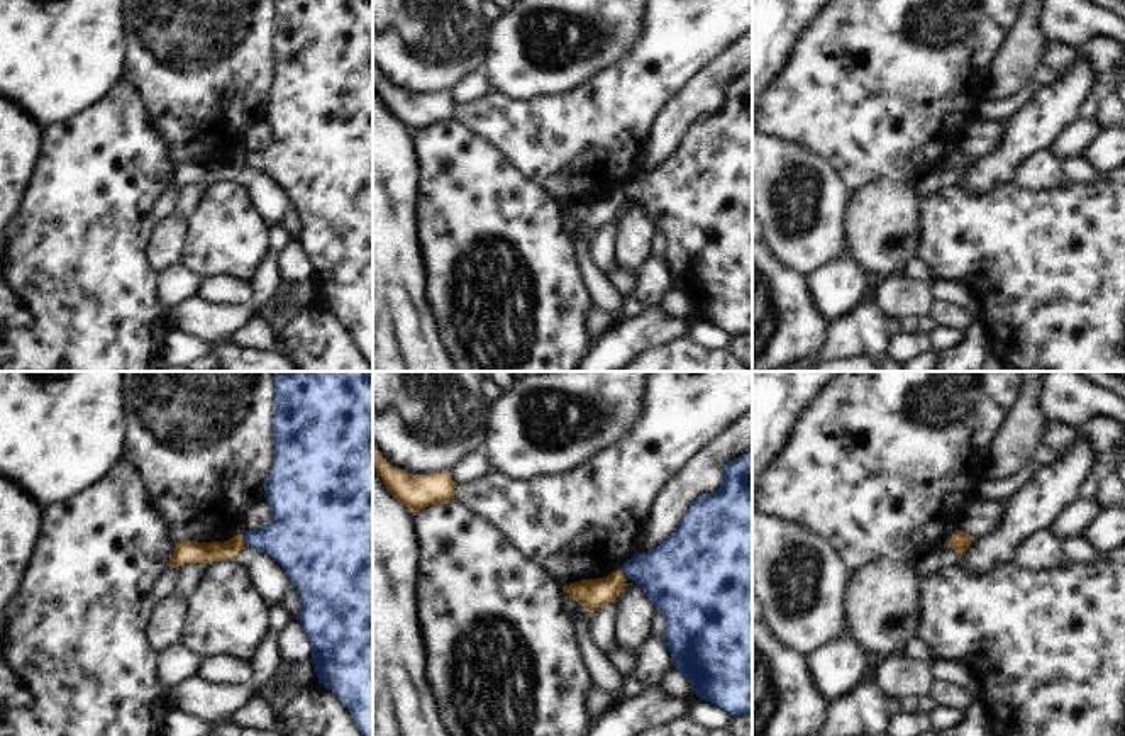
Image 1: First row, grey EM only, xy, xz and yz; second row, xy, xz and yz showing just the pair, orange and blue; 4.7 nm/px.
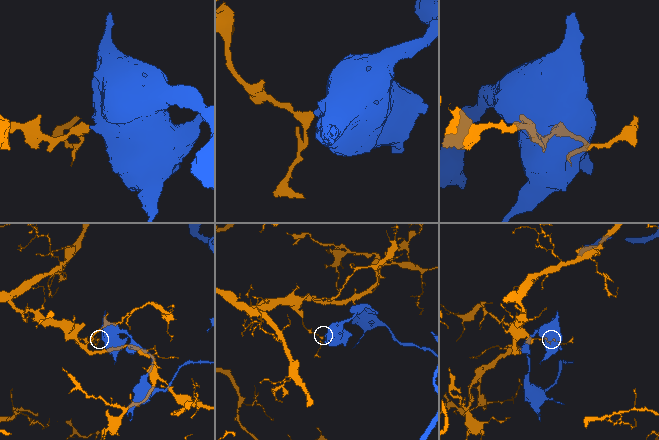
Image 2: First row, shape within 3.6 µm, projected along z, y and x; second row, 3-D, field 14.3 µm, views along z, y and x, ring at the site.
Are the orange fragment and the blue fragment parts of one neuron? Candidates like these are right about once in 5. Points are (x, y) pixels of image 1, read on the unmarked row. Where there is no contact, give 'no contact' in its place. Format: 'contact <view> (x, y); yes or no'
contact xy (243, 160); no

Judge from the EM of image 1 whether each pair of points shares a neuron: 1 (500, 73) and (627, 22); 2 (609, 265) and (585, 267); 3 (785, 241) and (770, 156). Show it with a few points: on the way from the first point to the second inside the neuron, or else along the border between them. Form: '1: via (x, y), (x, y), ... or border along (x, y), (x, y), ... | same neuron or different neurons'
1: via (534, 73), (565, 73), (578, 63), (602, 56) | same neuron
2: border along (588, 234), (588, 260), (614, 285), (626, 290) | different neurons
3: via (788, 221), (788, 189), (776, 177) | same neuron

